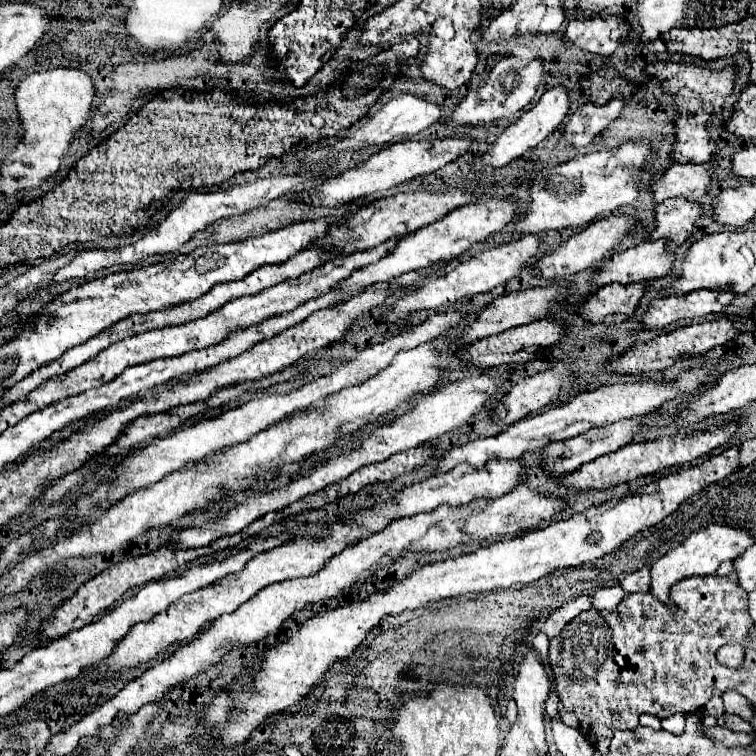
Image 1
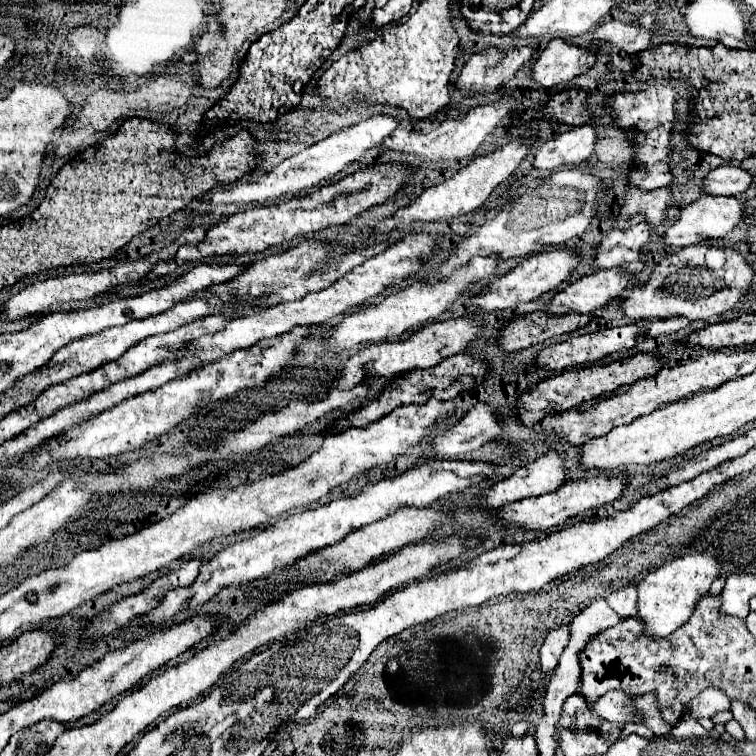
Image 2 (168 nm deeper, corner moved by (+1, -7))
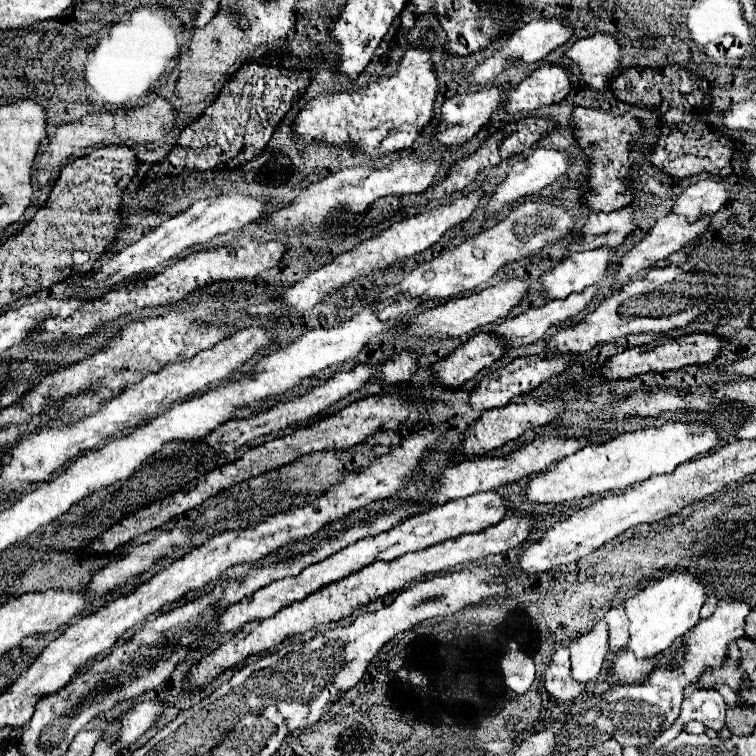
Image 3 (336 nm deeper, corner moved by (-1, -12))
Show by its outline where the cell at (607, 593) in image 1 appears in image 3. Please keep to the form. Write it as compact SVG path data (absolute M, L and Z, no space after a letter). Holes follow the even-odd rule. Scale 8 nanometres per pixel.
M599 620L591 632L571 640L569 652L573 680L583 686L597 680L607 656L607 622Z

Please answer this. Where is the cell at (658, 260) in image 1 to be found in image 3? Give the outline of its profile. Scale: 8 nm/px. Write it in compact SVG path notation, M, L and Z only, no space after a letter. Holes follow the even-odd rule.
M585 288L579 294L571 294L563 300L551 300L543 306L537 308L529 308L527 312L515 316L515 318L507 318L501 320L499 324L495 324L493 332L503 336L507 342L507 348L519 348L525 344L531 344L539 338L545 336L547 330L551 330L553 326L561 326L567 320L579 316L595 298L597 288Z

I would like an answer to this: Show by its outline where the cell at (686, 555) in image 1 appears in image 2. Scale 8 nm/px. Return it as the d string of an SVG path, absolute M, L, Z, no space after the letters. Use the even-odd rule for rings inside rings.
M697 553L673 559L661 565L657 571L647 573L637 583L637 617L645 623L645 635L649 637L667 637L679 629L693 613L697 601L707 595L709 585L719 575L719 561L713 555Z

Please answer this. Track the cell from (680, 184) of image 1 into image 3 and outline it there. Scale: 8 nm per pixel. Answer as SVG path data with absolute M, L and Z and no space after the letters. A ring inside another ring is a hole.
M625 206L615 212L597 212L591 214L581 240L575 244L571 242L569 250L595 250L599 246L619 246L623 240L637 228L635 224L635 208Z

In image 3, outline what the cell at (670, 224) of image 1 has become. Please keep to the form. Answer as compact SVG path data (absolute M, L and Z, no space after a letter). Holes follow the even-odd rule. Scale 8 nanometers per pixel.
M595 248L589 252L575 252L561 260L549 274L541 278L547 298L565 298L571 292L581 292L587 286L601 282L607 276L613 248Z

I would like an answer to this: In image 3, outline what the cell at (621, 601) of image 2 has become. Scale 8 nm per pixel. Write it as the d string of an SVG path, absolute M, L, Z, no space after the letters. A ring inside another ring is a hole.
M615 606L605 614L605 622L609 624L609 654L605 660L605 668L609 666L609 660L615 652L619 652L621 648L627 646L627 616L623 612L623 606Z

